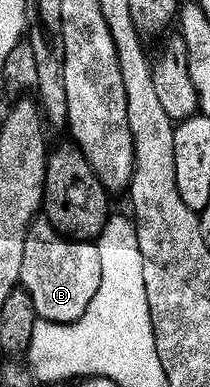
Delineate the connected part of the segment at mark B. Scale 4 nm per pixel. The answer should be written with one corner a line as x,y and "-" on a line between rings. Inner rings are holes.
44,216
37,217
37,218
35,219
35,221
33,221
31,228
29,228
29,230
28,230
28,235
26,236
26,244
25,244
24,247
22,248
22,268
20,269
20,281
19,281
19,285
20,285
21,287
23,287
26,292
28,292
28,293
30,294
30,299
32,299
32,301
33,301
33,306
34,306
34,308
36,309
36,317
37,317
37,319
43,320
43,321
45,321
45,322
73,322
74,320
78,320
78,316
82,316
82,312
86,312
86,308
87,308
88,305
90,304
90,300
94,300
94,294
95,294
95,292
98,290
99,281
100,281
100,279
101,279
101,261
98,260
98,259
95,258
95,257
93,257
93,258
88,257
89,259
88,259
88,258
84,258
84,254
83,254
82,251
80,251
80,250
72,250
72,249
74,249
74,248
77,247
77,246
78,246
77,240
75,240
74,238
67,238
67,237
63,236
62,234
60,234
59,231
57,231
57,230
55,229
55,227
53,227
53,226
51,225
51,223
48,222
48,219
47,219
46,217
44,217
-
63,250
72,250
72,251
70,251
69,254
68,254
68,258
69,258
69,260
72,261
72,262
64,262
63,256
60,255
60,253
62,253

